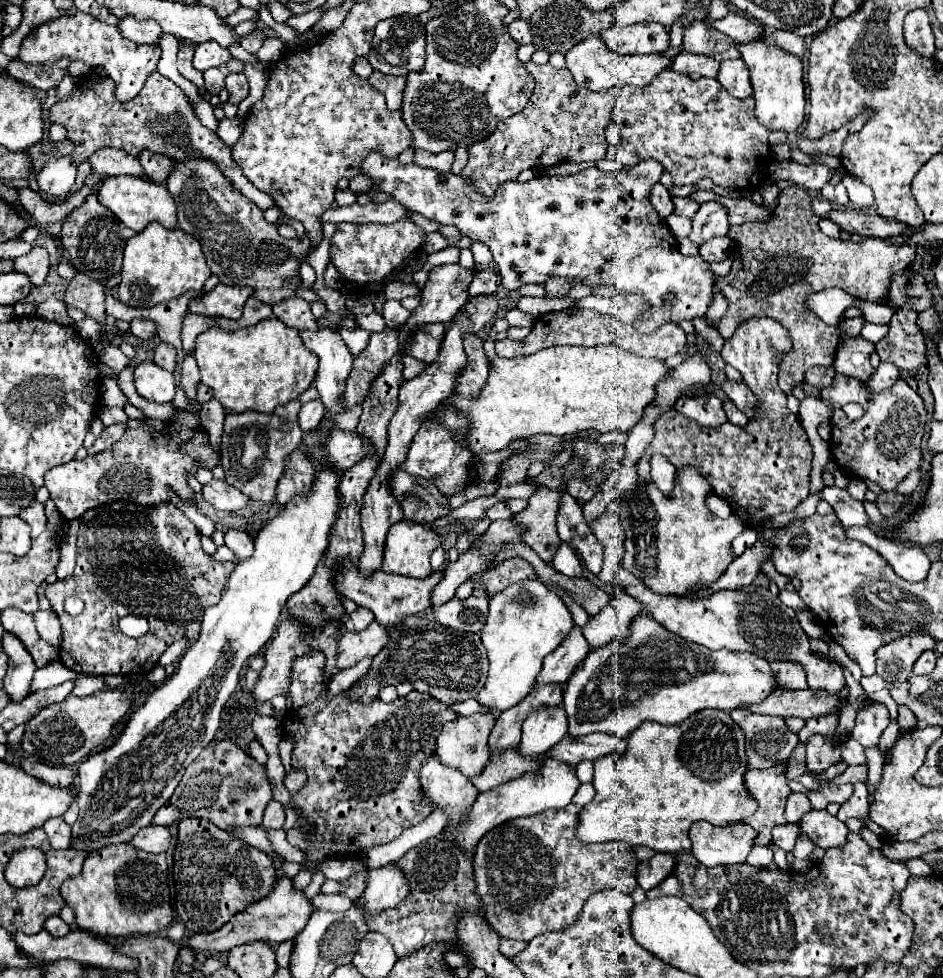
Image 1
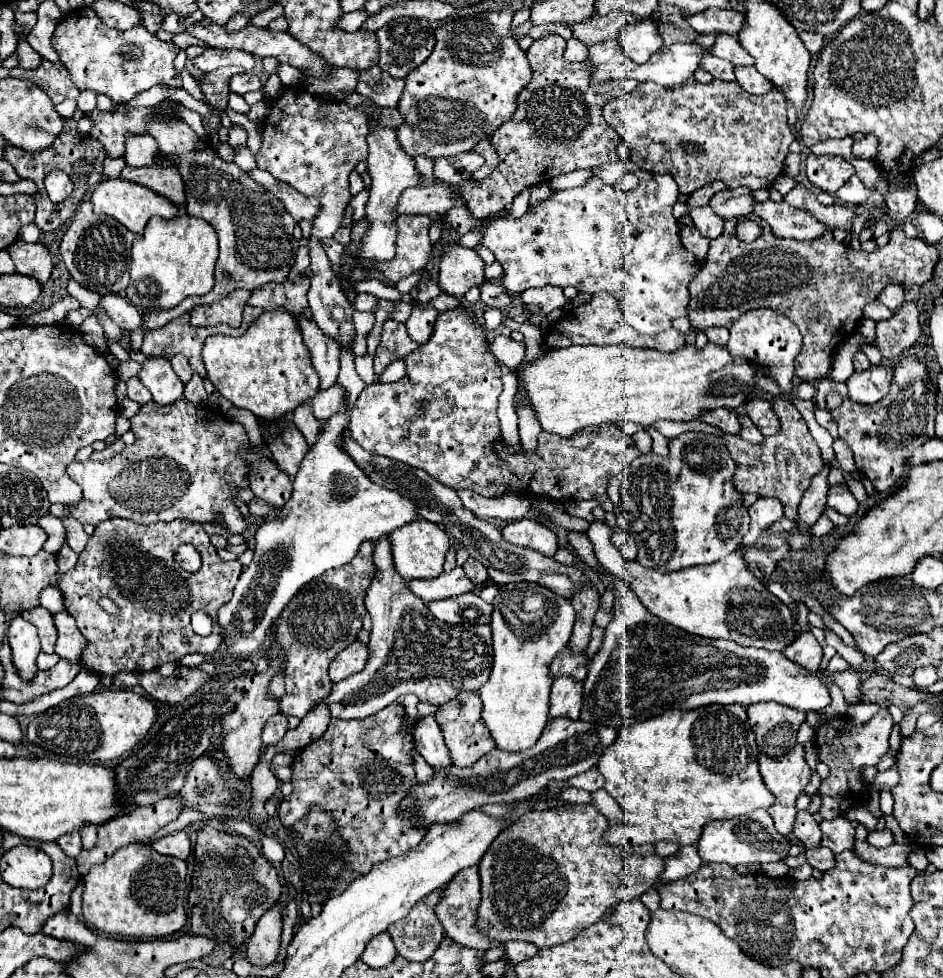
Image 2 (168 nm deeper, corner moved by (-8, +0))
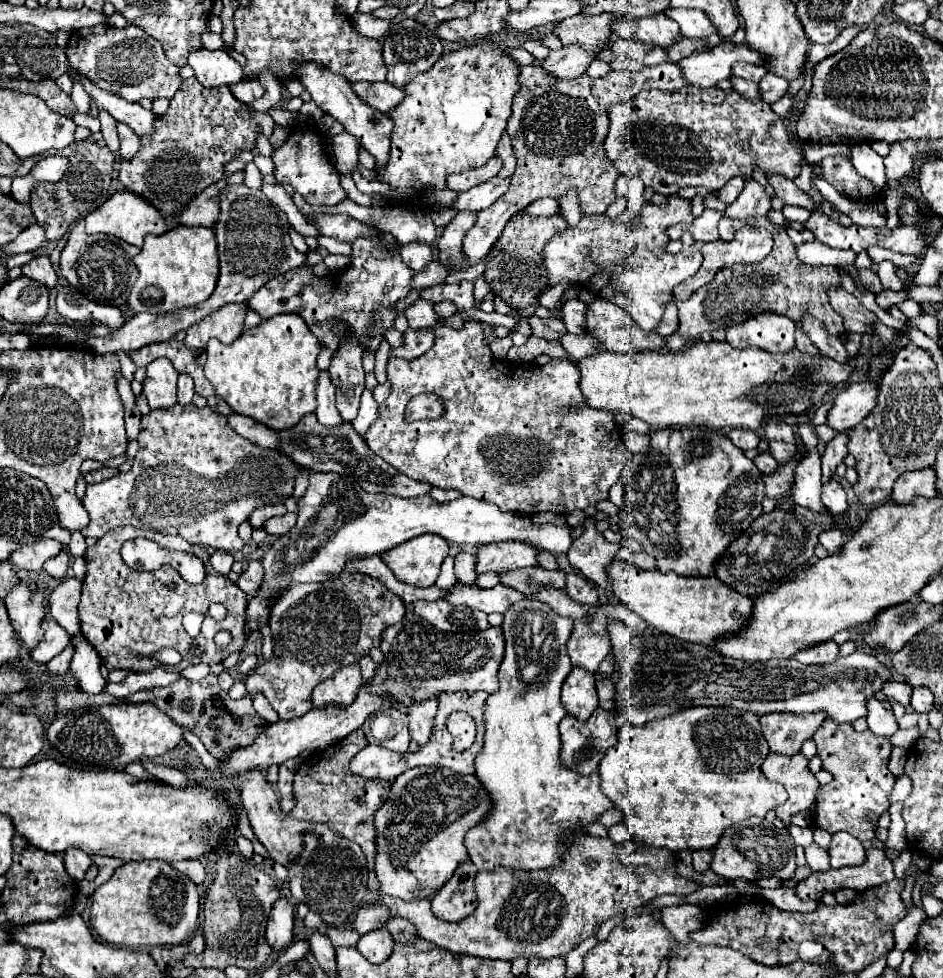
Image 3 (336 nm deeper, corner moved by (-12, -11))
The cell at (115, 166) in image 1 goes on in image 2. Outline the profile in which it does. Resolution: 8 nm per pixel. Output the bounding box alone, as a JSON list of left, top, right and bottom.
[120,164,184,204]

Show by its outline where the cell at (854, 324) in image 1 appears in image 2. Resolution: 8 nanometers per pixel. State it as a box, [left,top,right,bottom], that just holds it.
[864,301,893,322]

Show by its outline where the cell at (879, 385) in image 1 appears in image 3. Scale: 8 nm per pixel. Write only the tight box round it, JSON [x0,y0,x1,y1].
[826,383,878,431]

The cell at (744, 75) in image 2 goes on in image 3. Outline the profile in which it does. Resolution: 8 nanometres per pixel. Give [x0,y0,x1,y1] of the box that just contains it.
[760,73,790,103]

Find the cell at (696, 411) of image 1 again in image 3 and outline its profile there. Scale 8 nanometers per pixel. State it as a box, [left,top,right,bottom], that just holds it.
[728,431,760,451]

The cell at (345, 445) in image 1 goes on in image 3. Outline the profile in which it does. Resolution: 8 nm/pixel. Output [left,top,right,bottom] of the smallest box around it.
[366,321,630,515]

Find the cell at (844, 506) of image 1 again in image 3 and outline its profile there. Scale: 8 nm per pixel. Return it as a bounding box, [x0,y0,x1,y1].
[822,479,848,515]

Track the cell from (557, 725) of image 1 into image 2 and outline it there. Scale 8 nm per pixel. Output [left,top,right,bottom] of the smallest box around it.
[548,678,580,720]

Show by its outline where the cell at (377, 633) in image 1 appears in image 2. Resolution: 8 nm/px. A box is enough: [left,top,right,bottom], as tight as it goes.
[330,640,370,682]

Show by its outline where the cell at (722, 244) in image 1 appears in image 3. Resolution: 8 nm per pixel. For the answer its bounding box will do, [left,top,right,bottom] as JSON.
[690,209,722,243]

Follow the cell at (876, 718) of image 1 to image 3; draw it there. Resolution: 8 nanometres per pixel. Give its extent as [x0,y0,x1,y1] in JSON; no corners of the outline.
[810,719,896,841]

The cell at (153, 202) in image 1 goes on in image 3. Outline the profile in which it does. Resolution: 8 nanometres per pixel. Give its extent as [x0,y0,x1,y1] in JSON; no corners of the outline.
[84,191,168,247]

